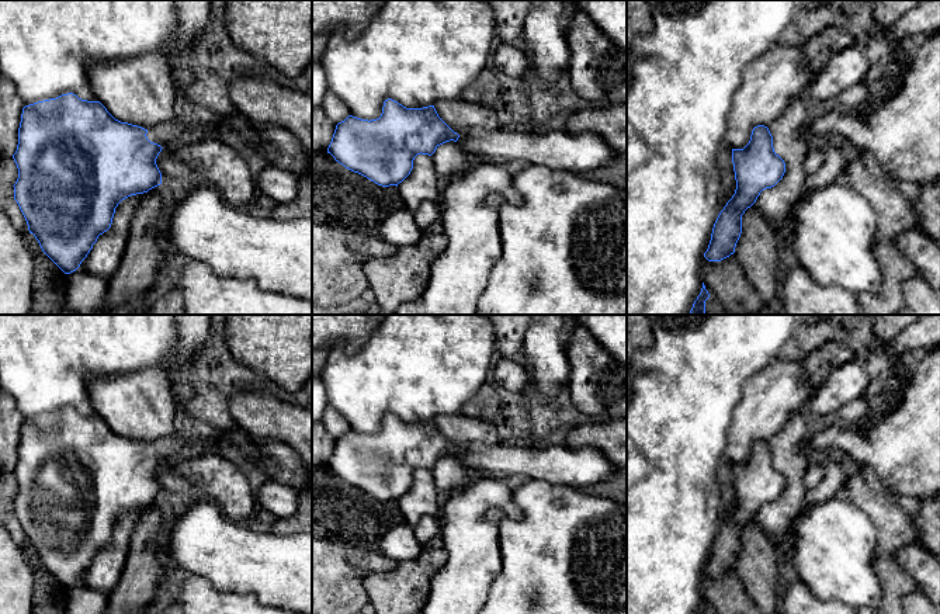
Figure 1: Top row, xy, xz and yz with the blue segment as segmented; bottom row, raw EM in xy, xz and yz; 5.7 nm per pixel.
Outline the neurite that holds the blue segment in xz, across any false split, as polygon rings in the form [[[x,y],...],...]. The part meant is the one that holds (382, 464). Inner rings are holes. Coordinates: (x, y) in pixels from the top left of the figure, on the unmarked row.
[[[392,413],[384,416],[377,434],[348,430],[339,437],[327,468],[378,500],[398,502],[410,489],[417,469],[431,471],[450,455],[458,457],[471,469],[526,473],[534,481],[572,488],[592,486],[618,472],[594,447],[552,445],[538,450],[530,444],[472,443],[459,451],[438,431],[434,420],[406,423]]]

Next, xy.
[[[73,407],[25,420],[13,469],[18,483],[14,514],[42,566],[70,589],[80,582],[98,551],[111,542],[122,514],[162,499],[156,479],[159,468],[198,452],[221,454],[218,436],[201,440],[178,431],[176,437],[148,445],[115,434],[100,416],[81,414]]]

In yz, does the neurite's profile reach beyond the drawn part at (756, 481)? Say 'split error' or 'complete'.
complete

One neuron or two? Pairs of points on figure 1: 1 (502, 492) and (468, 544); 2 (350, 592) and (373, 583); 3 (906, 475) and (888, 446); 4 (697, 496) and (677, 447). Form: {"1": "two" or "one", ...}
{"1": "one", "2": "two", "3": "one", "4": "one"}

